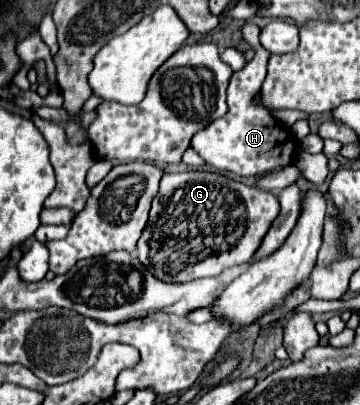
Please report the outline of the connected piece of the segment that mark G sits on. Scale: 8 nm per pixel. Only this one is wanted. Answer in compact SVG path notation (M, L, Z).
M216 172L164 174L144 230L148 238L138 242L148 248L140 254L140 262L164 282L220 276L226 268L252 260L278 214L278 198L268 190L246 186Z

